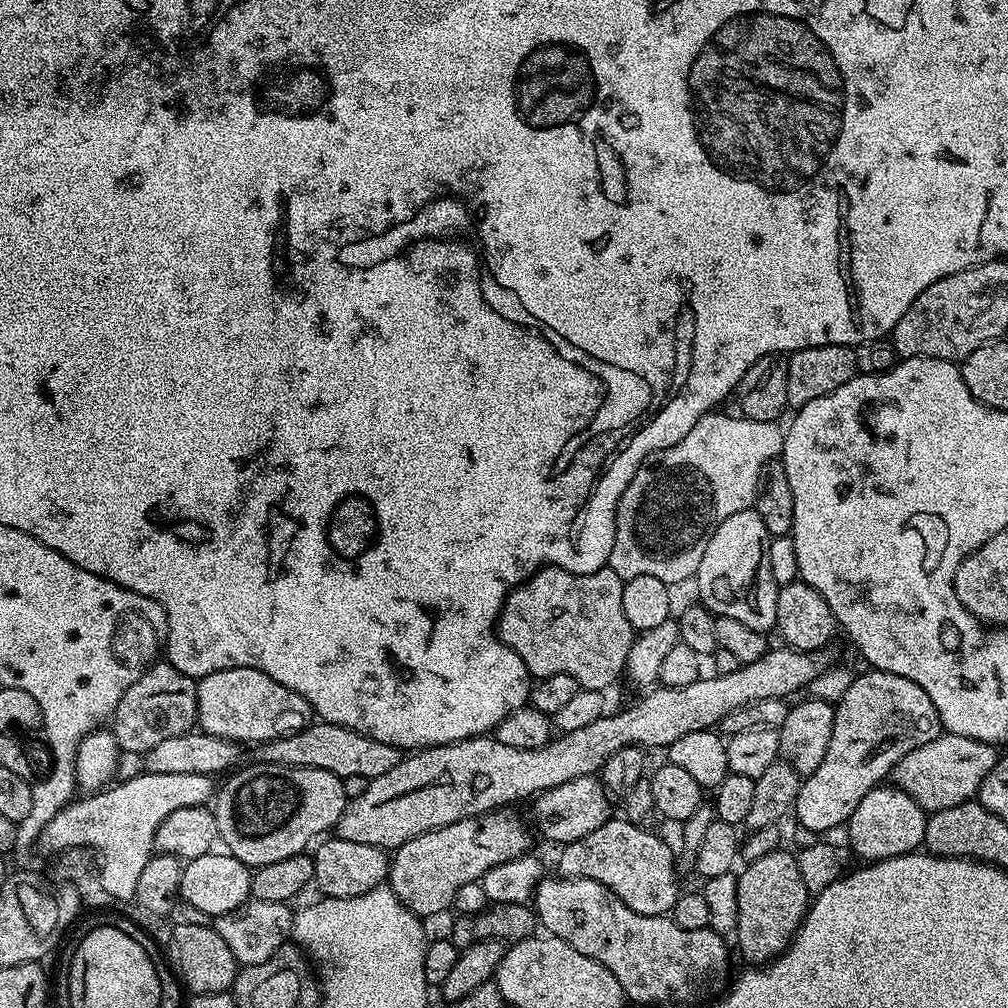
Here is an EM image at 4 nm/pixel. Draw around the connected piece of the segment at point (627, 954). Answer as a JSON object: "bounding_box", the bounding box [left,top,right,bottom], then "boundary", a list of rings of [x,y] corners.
{"bounding_box":[534,876,728,1004],"boundary":[[[581,876],[575,878],[545,878],[536,888],[534,911],[538,924],[547,935],[557,936],[586,954],[604,964],[622,986],[625,997],[636,1004],[692,1004],[704,988],[720,984],[728,976],[728,948],[724,945],[725,937],[721,933],[706,927],[702,930],[682,930],[672,921],[671,915],[639,916],[630,906],[626,906],[606,886]]]}

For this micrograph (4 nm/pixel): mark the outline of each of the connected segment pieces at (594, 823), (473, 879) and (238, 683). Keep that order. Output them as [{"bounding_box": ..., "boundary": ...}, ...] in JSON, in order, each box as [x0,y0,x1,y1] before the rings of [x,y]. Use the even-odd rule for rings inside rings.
[{"bounding_box":[531,775,613,846],"boundary":[[[595,775],[570,778],[570,782],[562,782],[562,786],[554,786],[541,792],[531,801],[531,823],[534,828],[536,823],[535,831],[540,831],[546,839],[553,840],[556,846],[586,838],[586,834],[594,834],[594,830],[598,830],[598,826],[605,824],[613,815],[607,795],[609,796],[609,793],[603,783]]]},{"bounding_box":[387,807,533,918],"boundary":[[[507,807],[497,808],[495,812],[483,812],[481,816],[462,818],[450,826],[442,826],[430,830],[426,834],[418,834],[418,838],[410,838],[401,848],[395,849],[390,856],[387,883],[392,893],[411,910],[415,916],[427,918],[444,912],[456,900],[460,888],[467,884],[475,885],[494,866],[502,866],[502,862],[510,862],[514,858],[525,855],[532,844],[533,833],[529,825],[519,820]]]},{"bounding_box":[196,668,314,746],"boundary":[[[227,668],[201,676],[196,680],[196,693],[198,694],[196,723],[199,731],[214,734],[214,738],[234,740],[241,746],[262,745],[270,740],[286,738],[308,727],[314,716],[312,707],[306,702],[306,698],[302,698],[302,694],[294,694],[294,690],[282,686],[282,682],[274,682],[270,674],[262,674],[262,670],[253,668]]]}]

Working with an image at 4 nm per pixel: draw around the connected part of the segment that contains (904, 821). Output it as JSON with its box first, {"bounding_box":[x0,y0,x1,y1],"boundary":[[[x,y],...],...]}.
{"bounding_box":[846,787,929,862],"boundary":[[[884,787],[871,788],[866,798],[858,802],[858,807],[854,810],[854,814],[850,814],[846,825],[848,840],[864,862],[905,856],[907,852],[917,851],[924,842],[929,813],[925,812],[922,806],[918,806],[918,802],[910,798],[910,794],[906,794],[900,788]]]}

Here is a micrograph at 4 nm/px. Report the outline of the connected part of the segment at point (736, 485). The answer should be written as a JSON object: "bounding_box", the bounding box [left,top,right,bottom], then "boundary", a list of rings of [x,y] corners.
{"bounding_box":[607,410,784,586],"boundary":[[[720,410],[709,412],[696,423],[690,434],[686,434],[686,438],[682,438],[682,442],[674,442],[674,446],[666,446],[647,456],[638,466],[634,478],[630,478],[630,486],[626,486],[618,502],[614,550],[610,550],[607,562],[607,567],[612,568],[621,581],[638,578],[638,574],[662,578],[662,582],[670,586],[677,586],[683,580],[691,581],[714,530],[726,522],[730,514],[738,514],[738,510],[755,505],[760,473],[783,453],[784,432],[776,422],[758,422],[743,414],[723,416],[722,413]]]}

